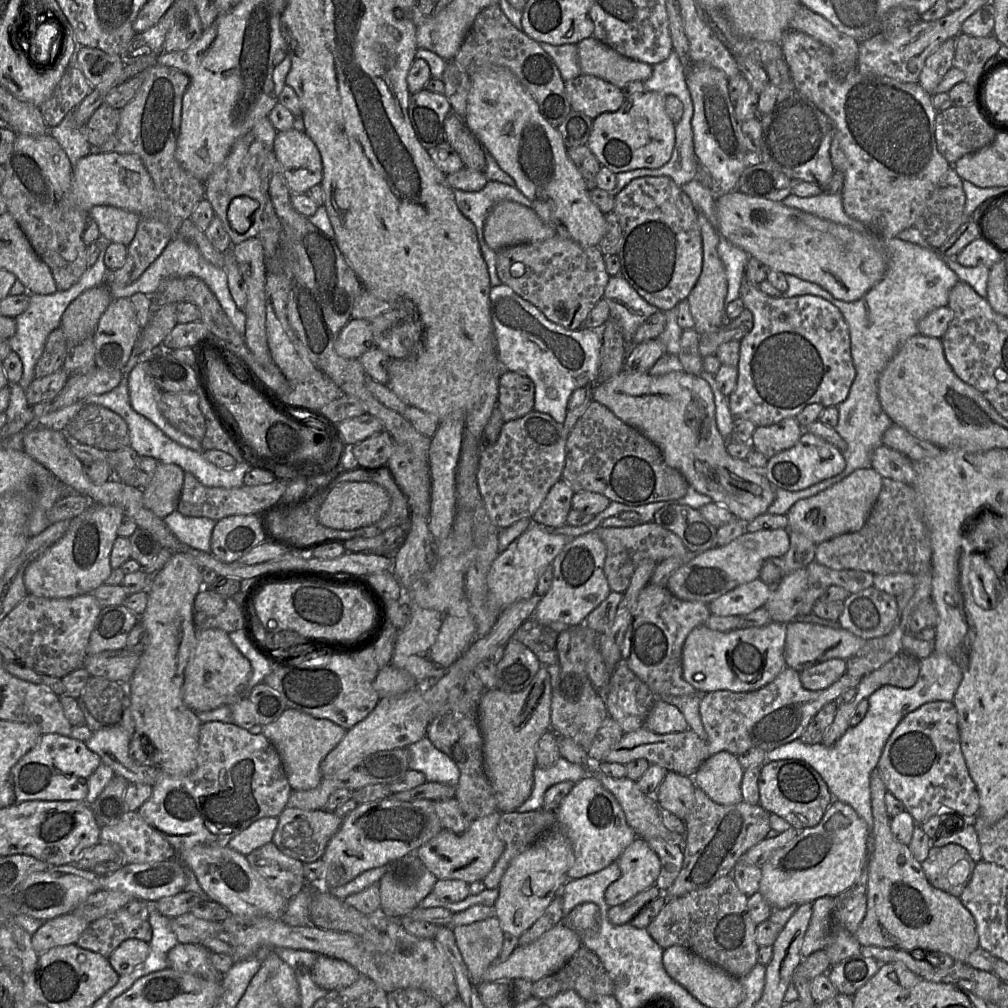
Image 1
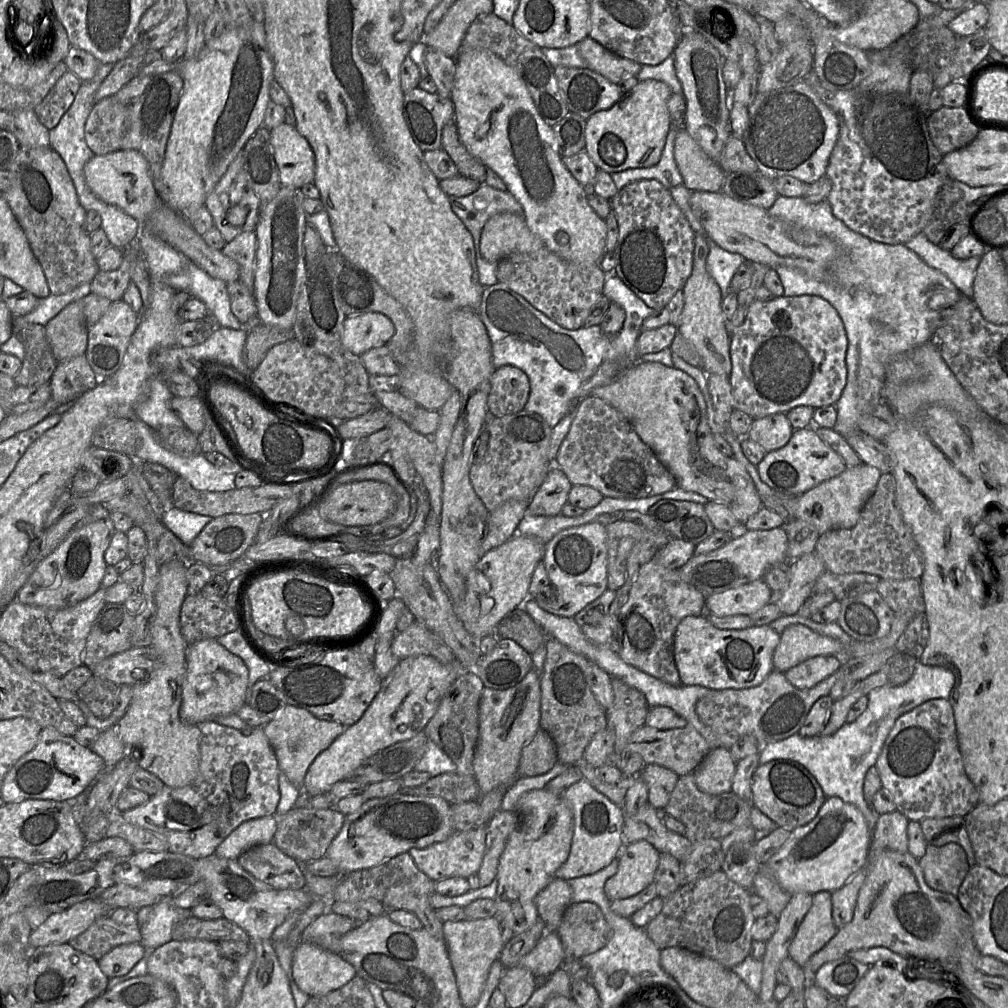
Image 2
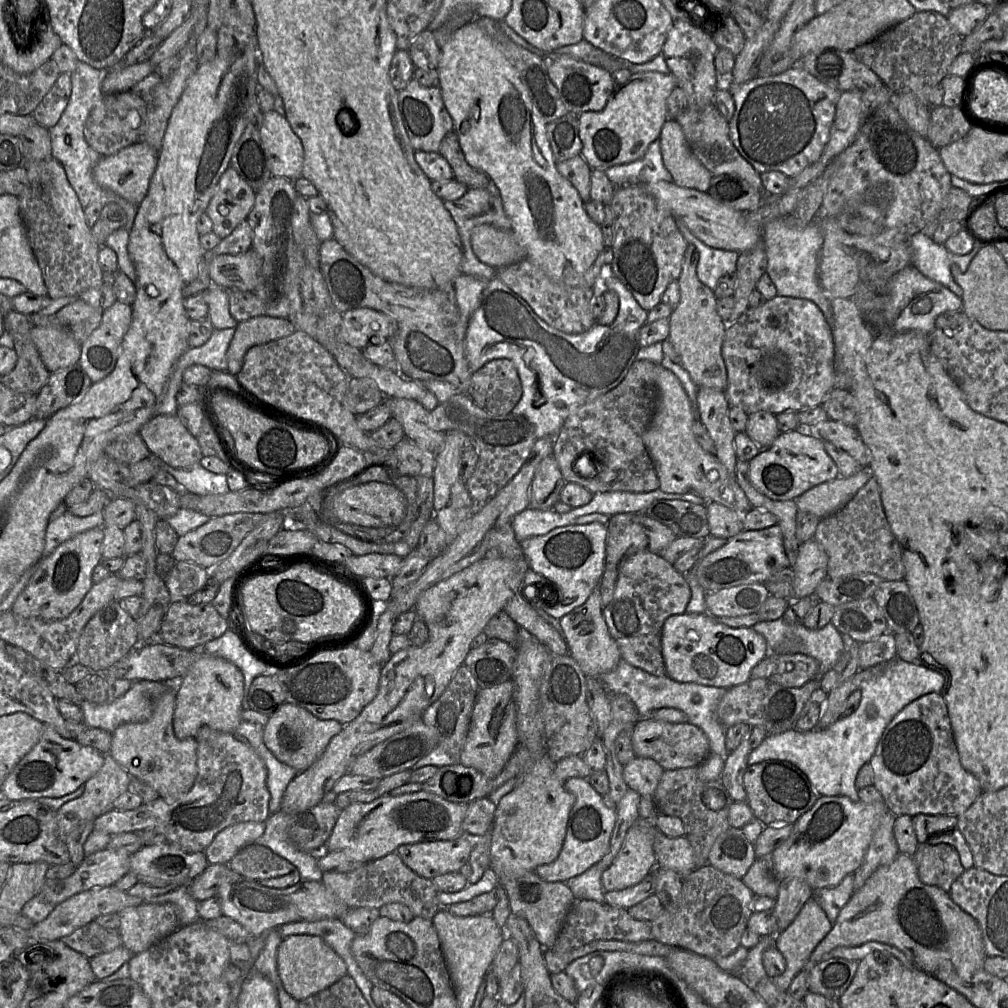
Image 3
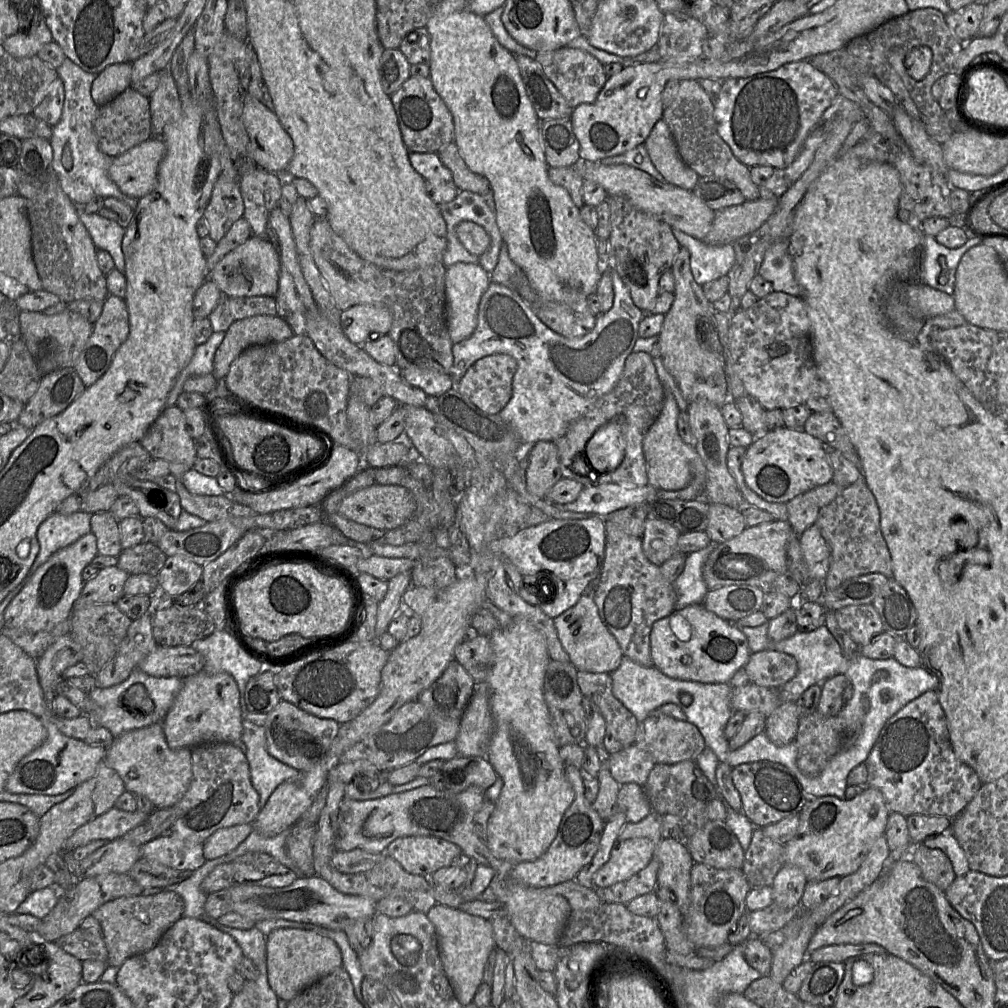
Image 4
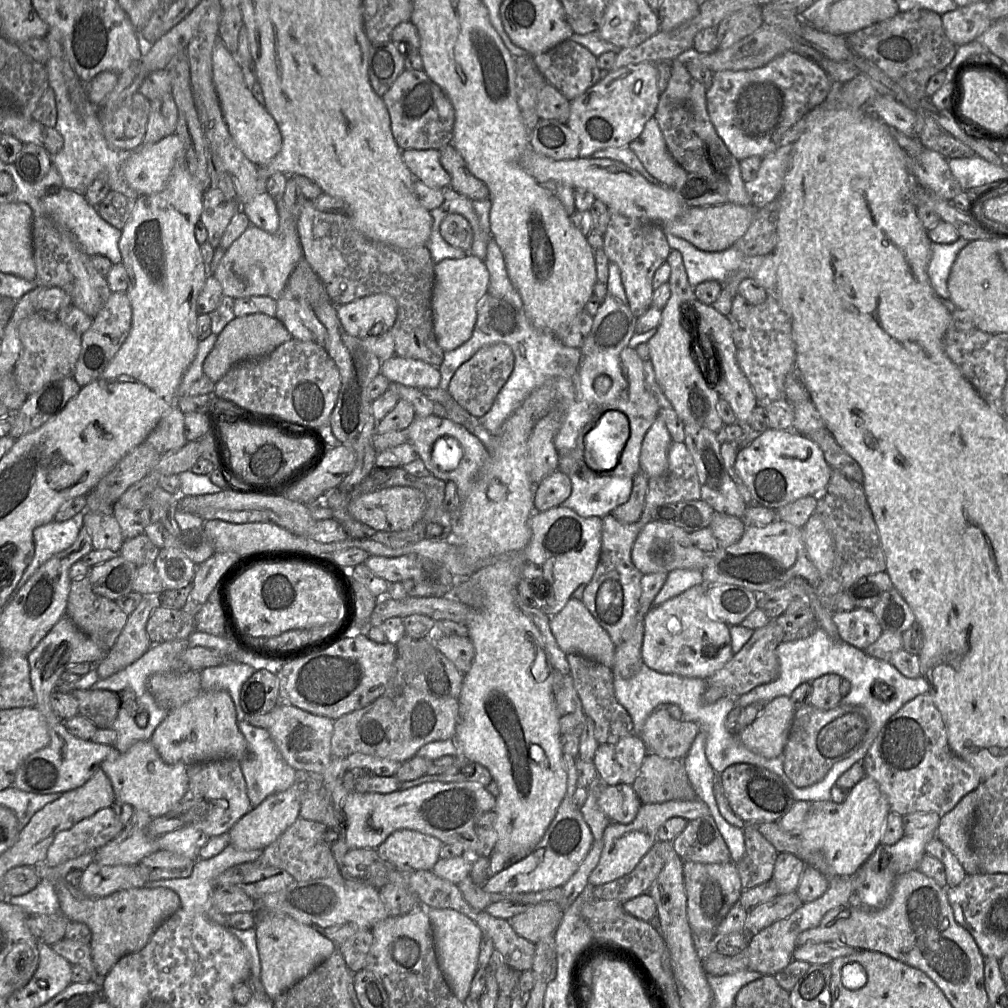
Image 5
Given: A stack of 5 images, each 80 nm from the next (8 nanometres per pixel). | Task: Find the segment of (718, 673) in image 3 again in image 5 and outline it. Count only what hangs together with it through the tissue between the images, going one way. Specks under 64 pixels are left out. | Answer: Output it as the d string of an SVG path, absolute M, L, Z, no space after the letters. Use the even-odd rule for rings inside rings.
M703 582L661 605L654 605L643 618L641 659L649 668L662 673L708 679L722 669L732 658L729 626L714 619L710 614L708 591L711 585Z

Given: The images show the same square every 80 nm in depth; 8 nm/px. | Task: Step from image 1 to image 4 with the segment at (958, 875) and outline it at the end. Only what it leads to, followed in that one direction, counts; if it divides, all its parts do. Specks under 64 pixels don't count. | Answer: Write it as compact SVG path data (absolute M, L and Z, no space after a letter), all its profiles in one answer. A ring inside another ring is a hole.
M924 844L909 848L909 858L920 868L925 880L945 891L956 878L948 856L940 849L931 849Z

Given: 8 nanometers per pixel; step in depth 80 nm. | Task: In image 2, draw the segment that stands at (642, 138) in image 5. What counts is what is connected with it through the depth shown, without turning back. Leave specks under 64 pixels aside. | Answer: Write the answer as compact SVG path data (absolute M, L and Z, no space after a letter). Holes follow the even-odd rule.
M685 123L675 138L674 158L683 178L682 185L691 191L721 190L726 173L692 139Z

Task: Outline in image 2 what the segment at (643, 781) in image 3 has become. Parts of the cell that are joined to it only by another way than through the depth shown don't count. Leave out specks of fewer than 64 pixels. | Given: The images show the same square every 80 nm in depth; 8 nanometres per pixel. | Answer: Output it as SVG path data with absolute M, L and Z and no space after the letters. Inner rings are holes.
M646 764L638 775L648 787L648 803L663 810L676 786L679 776L662 766Z

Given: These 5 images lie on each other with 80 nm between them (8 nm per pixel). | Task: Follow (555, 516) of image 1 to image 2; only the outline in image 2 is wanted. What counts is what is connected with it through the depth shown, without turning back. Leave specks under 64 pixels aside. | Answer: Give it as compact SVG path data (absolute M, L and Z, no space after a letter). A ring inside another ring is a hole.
M552 466L545 480L528 504L527 512L536 516L556 516L568 503L571 482L563 471Z

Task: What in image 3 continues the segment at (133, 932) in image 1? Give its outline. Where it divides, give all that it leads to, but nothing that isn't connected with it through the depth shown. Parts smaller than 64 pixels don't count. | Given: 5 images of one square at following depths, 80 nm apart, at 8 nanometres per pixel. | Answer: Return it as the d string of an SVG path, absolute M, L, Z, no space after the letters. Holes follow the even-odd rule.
M94 921L62 937L61 941L89 959L122 946L118 930L104 928Z

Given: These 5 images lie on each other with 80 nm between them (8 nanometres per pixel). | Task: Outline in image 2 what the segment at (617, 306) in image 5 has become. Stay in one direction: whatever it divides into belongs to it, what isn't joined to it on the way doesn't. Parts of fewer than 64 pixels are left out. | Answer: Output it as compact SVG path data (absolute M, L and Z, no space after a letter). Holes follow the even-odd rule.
M614 274L607 275L603 295L625 312L622 329L613 336L605 334L600 325L584 326L576 330L563 328L503 283L484 287L477 314L491 341L493 364L496 368L503 365L515 366L528 376L530 395L524 410L539 414L552 428L568 413L574 401L588 396L597 387L612 383L640 361L637 353L638 336L644 320L655 310L648 307L619 277Z

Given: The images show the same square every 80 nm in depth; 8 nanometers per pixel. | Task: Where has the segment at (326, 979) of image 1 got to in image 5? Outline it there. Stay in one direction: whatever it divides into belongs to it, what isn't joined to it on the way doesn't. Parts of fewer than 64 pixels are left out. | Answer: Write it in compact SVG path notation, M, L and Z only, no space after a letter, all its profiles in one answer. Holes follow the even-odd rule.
M258 910L254 928L261 962L260 980L271 1000L307 976L337 948L333 941L312 927L277 912Z

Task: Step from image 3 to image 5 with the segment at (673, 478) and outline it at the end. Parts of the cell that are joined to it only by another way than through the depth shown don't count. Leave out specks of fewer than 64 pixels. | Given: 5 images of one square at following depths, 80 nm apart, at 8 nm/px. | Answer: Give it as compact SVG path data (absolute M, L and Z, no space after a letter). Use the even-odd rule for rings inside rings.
M661 417L656 418L646 432L640 452L641 471L647 478L660 476L667 469L672 438Z

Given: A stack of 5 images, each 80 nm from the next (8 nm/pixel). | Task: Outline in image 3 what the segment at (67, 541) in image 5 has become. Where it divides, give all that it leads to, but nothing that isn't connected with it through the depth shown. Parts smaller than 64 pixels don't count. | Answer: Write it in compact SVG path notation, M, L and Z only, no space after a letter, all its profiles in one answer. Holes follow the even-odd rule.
M67 510L58 517L50 519L46 528L44 550L37 565L62 543L80 533L96 527L102 527L103 525L103 511L96 512L95 514L86 517L77 517Z

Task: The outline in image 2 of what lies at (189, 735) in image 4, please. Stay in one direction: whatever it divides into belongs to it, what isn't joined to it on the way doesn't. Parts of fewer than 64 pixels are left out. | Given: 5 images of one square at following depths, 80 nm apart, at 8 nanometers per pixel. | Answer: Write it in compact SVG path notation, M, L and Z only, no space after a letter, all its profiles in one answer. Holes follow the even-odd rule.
M205 639L190 645L186 655L186 672L182 684L180 718L199 725L220 716L237 714L245 704L249 670L244 661L220 645L216 639Z

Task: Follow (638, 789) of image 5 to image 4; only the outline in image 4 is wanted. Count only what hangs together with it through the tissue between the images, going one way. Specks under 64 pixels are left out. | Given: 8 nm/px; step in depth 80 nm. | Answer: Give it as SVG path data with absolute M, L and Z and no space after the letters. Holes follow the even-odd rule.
M682 761L675 764L656 763L642 786L651 804L652 810L660 815L676 815L683 822L682 837L687 839L701 829L711 819L707 816L707 808L715 800L722 800L717 785L712 784L694 761Z

